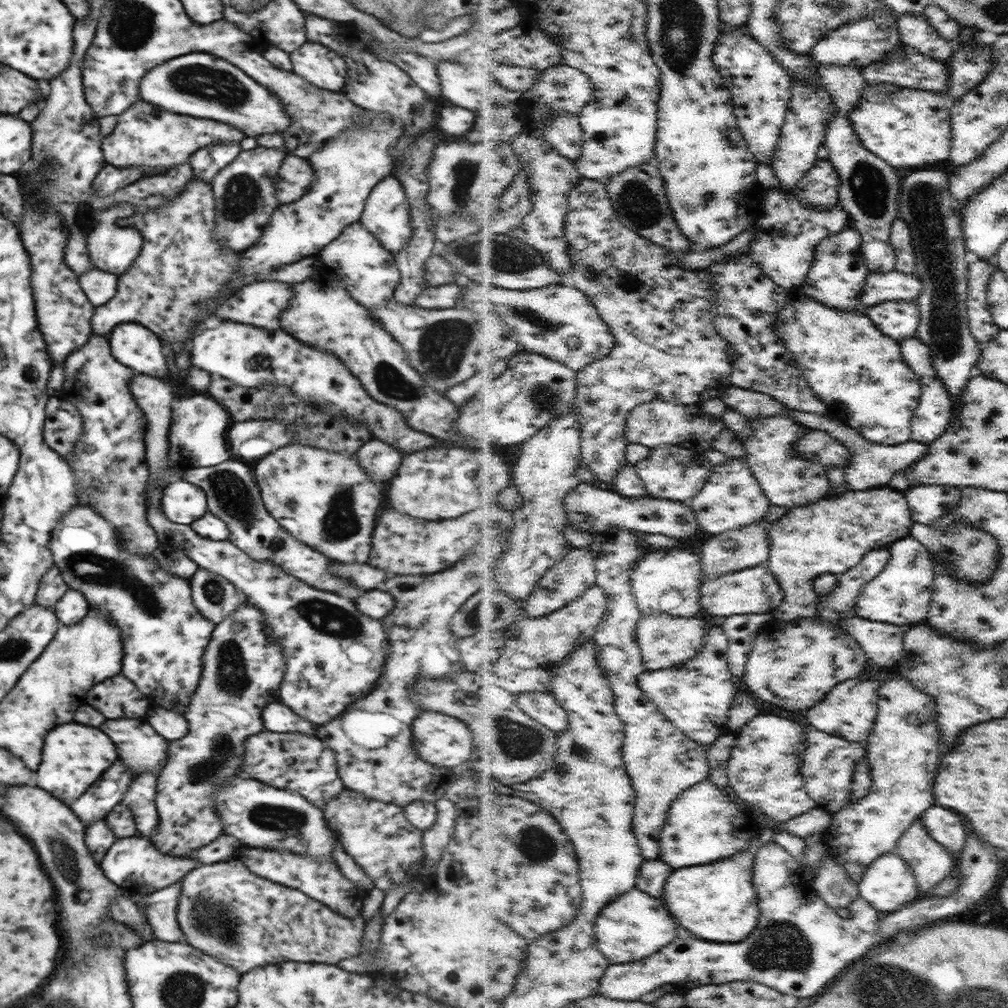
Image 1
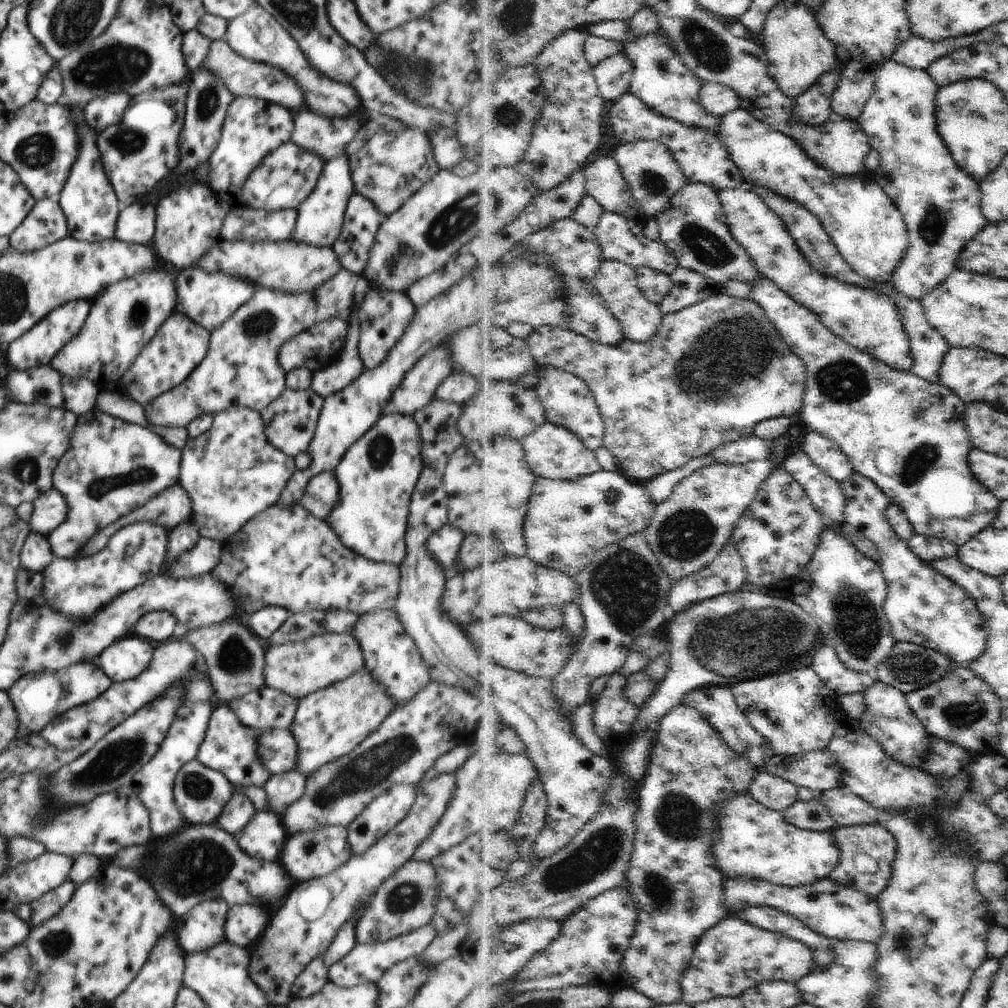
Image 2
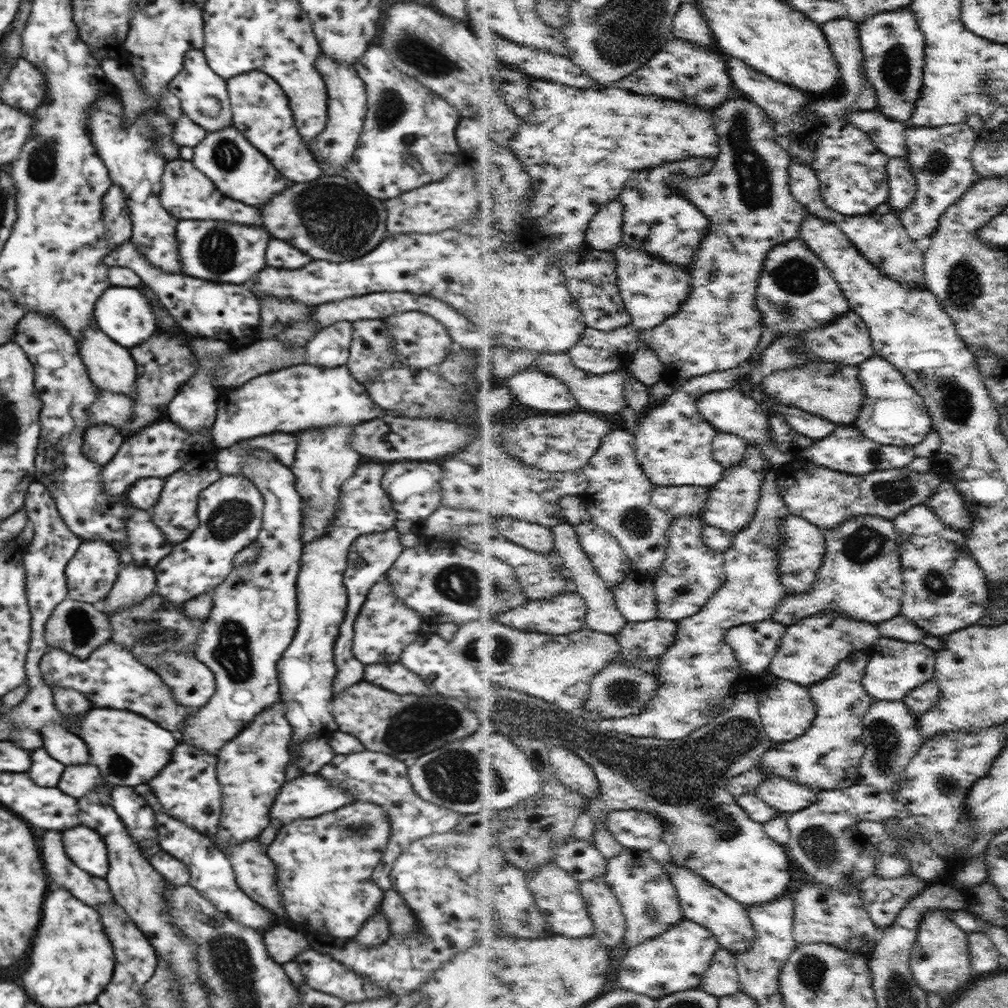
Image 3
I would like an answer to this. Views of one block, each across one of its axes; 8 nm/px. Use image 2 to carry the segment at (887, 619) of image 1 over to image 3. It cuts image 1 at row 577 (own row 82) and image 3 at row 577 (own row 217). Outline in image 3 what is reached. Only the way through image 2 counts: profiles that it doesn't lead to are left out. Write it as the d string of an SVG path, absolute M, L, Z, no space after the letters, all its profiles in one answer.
M925 504L904 512L896 518L896 524L901 536L902 560L907 581L902 615L918 624L920 628L924 628L928 635L941 638L950 635L951 632L971 627L983 619L987 614L988 580L968 548L967 537L944 524L940 516L936 516L936 512Z

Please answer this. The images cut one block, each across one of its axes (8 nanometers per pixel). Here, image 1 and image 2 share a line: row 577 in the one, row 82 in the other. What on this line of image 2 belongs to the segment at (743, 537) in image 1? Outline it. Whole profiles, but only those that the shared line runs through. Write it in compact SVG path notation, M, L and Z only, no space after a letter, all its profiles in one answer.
M716 82L705 83L702 89L702 106L706 107L706 112L724 118L731 112L743 107L740 93L731 86L716 84Z

